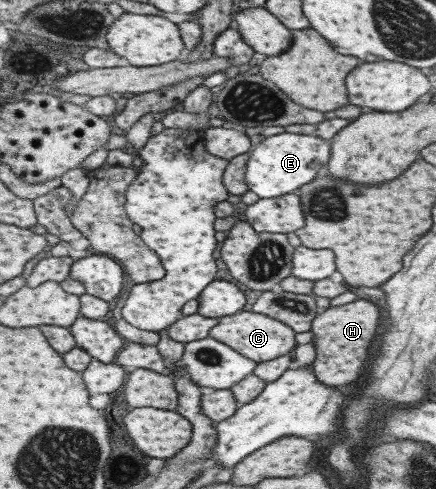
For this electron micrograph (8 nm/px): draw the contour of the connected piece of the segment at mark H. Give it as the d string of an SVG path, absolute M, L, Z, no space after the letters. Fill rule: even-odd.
M356 299L342 305L330 305L319 310L310 322L312 346L315 358L310 363L312 372L318 382L326 386L344 386L352 384L360 378L364 380L364 372L370 363L370 344L376 344L379 312L374 303L368 299Z

